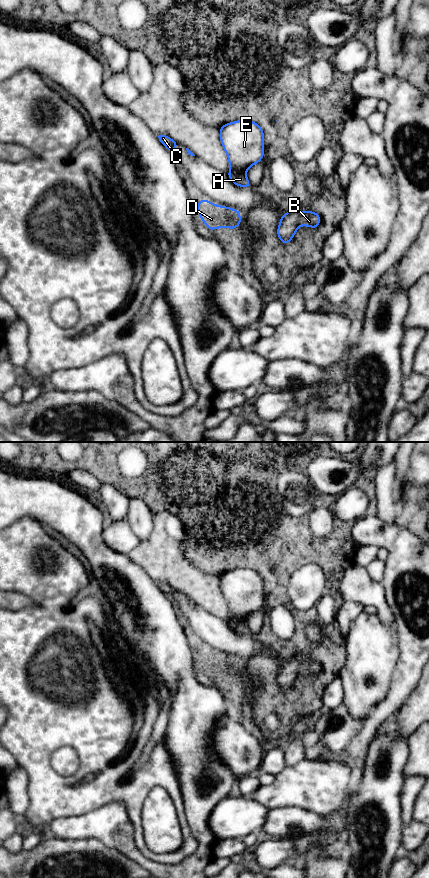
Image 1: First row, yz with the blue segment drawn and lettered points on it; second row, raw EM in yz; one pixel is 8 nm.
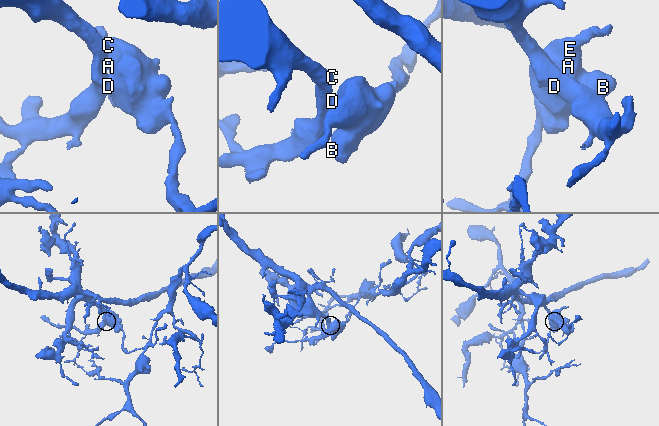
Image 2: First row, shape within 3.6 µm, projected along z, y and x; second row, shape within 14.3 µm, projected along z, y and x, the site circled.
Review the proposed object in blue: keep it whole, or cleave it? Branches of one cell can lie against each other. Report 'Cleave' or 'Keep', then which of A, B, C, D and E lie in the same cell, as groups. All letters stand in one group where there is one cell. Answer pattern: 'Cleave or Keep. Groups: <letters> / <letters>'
Cleave. Groups: A B D E / C

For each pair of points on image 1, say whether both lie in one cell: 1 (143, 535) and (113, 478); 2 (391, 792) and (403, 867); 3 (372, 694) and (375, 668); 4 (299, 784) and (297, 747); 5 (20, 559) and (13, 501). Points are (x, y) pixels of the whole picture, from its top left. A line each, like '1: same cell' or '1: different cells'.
1: different cells
2: different cells
3: same cell
4: different cells
5: different cells

